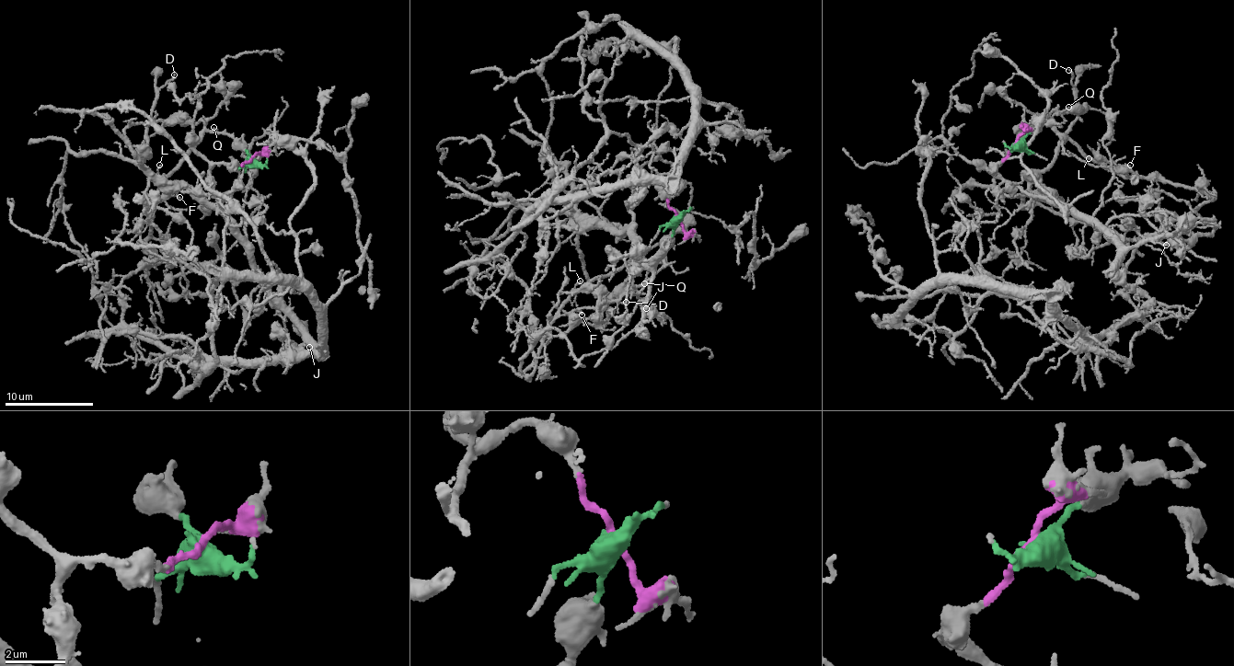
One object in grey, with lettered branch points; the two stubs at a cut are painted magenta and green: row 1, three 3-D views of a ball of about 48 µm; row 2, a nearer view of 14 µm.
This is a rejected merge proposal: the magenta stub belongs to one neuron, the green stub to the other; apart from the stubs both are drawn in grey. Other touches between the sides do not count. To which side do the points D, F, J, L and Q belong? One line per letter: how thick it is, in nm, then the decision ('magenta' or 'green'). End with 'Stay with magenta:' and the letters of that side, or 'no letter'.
D: 170 nm thick; magenta
F: 170 nm thick; green
J: 130 nm thick; magenta
L: 140 nm thick; green
Q: 140 nm thick; green
Stay with magenta: D, J

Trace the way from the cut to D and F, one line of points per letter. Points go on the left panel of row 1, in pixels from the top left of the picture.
D: (253, 158), (216, 164), (209, 177), (227, 212), (158, 179), (137, 160), (156, 95), (175, 74)
F: (253, 158), (236, 142), (207, 132), (190, 146), (160, 186), (157, 200), (172, 196), (180, 198)

